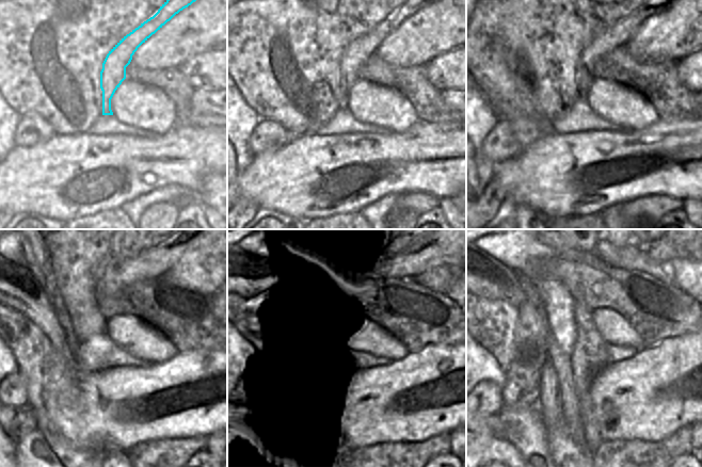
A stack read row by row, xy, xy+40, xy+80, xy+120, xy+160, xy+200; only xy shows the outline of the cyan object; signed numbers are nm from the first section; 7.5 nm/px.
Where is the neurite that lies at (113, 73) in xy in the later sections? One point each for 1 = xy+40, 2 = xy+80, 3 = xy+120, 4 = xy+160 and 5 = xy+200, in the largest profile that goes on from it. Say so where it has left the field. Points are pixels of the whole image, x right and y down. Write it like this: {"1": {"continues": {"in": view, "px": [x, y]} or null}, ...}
{"1": {"continues": {"in": "xy+40", "px": [361, 49]}}, "2": {"continues": {"in": "xy+80", "px": [620, 33]}}, "3": {"continues": {"in": "xy+120", "px": [162, 258]}}, "4": {"continues": {"in": "xy+160", "px": [413, 257]}}, "5": {"continues": {"in": "xy+200", "px": [658, 251]}}}

